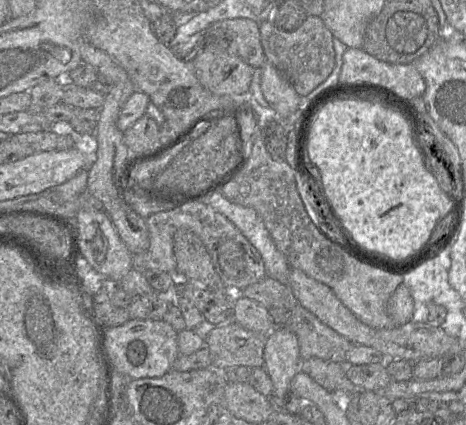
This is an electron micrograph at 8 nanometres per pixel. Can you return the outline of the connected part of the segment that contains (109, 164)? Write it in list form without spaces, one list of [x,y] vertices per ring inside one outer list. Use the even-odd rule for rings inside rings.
[[[127,74],[125,80],[112,84],[110,91],[105,96],[104,103],[99,108],[100,118],[95,134],[79,134],[74,131],[75,147],[89,159],[89,167],[86,169],[88,170],[88,190],[103,203],[105,212],[132,255],[143,253],[149,248],[150,239],[146,219],[127,204],[123,193],[116,186],[114,178],[120,173],[126,158],[130,155],[125,143],[124,132],[117,127],[117,120],[121,109],[135,90],[136,87]]]

